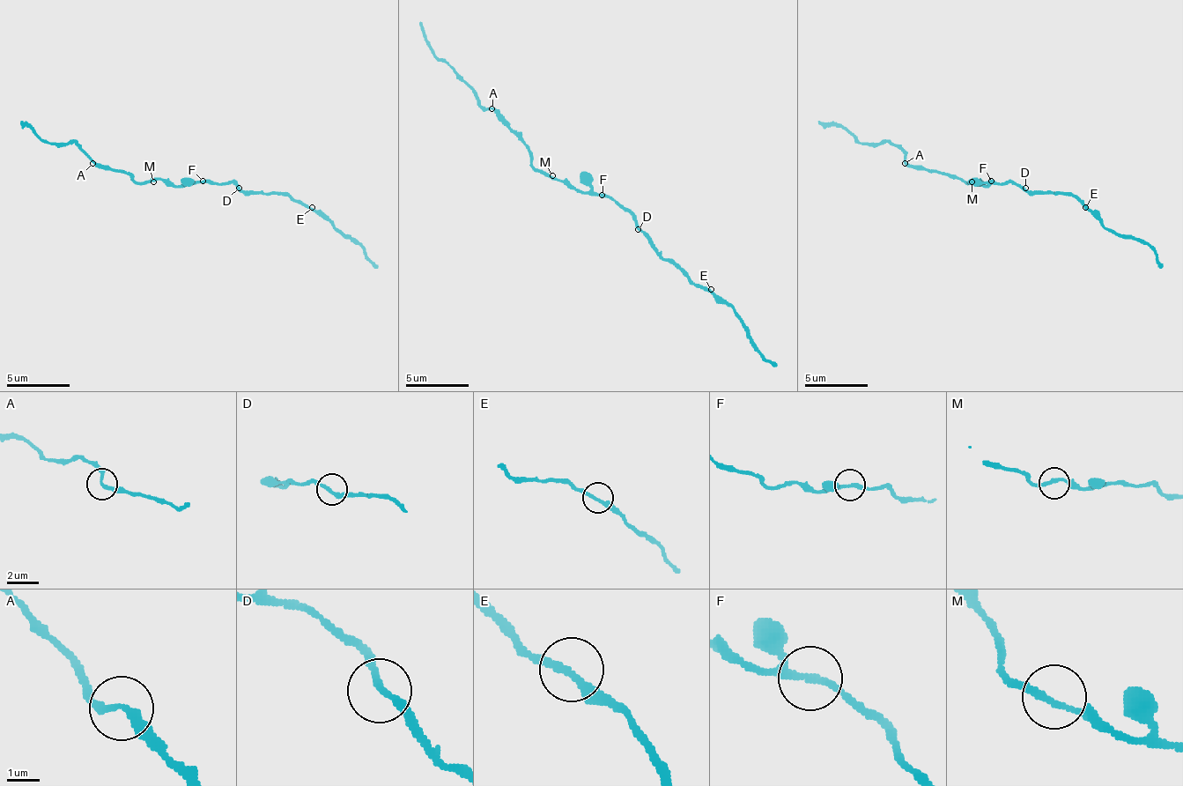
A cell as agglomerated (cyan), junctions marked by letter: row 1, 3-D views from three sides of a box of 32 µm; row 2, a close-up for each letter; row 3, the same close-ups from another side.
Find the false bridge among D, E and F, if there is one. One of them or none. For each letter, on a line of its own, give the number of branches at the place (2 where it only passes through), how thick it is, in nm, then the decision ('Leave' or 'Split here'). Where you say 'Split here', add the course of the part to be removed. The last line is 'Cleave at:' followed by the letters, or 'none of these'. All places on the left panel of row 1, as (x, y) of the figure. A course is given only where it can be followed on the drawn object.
D: Branches: 2. Thickness 200 nm. Leave
E: Branches: 2. Thickness 200 nm. Leave
F: Branches: 3. Thickness 180 nm. Leave
Cleave at: none of these

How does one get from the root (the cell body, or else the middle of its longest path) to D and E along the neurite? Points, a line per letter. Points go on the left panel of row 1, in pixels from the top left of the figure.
D: (197, 181), (217, 181), (219, 185), (229, 181), (239, 188)
E: (197, 181), (217, 181), (219, 185), (229, 181), (242, 191), (290, 195), (296, 201), (312, 207)

